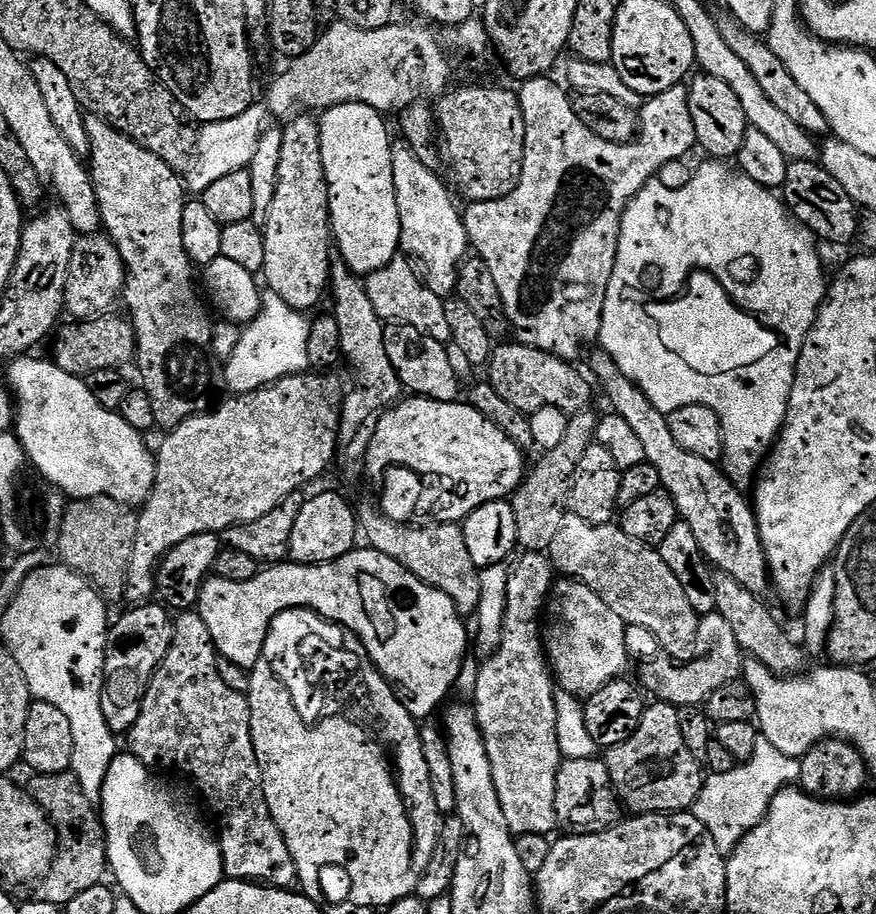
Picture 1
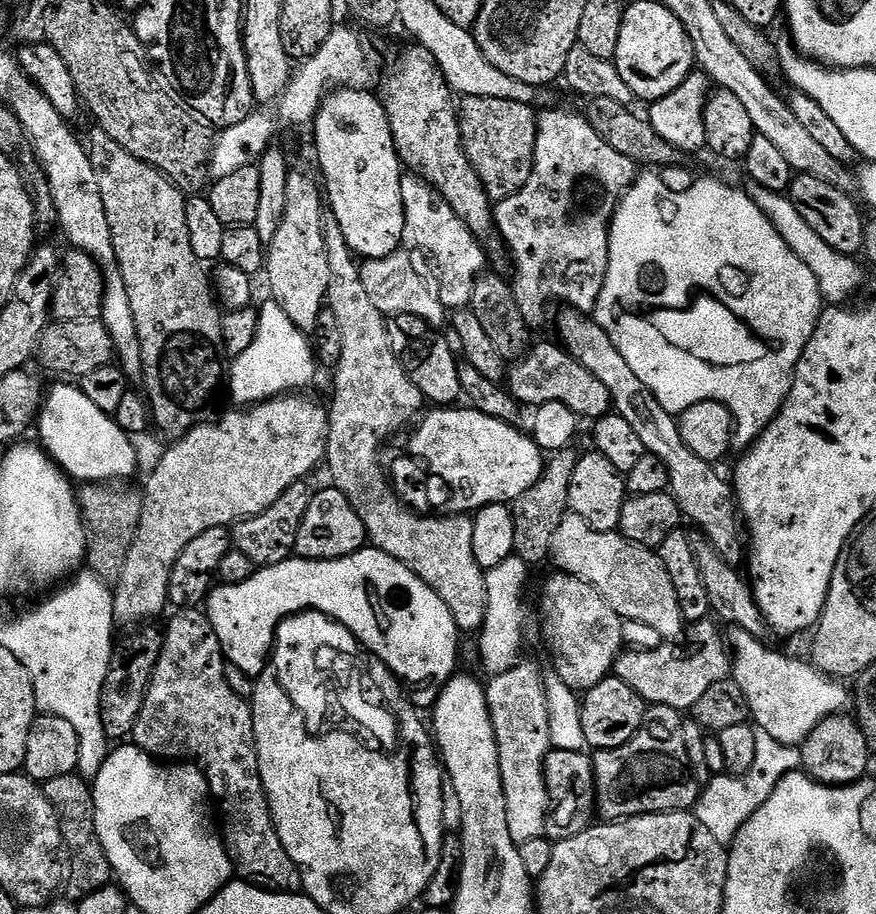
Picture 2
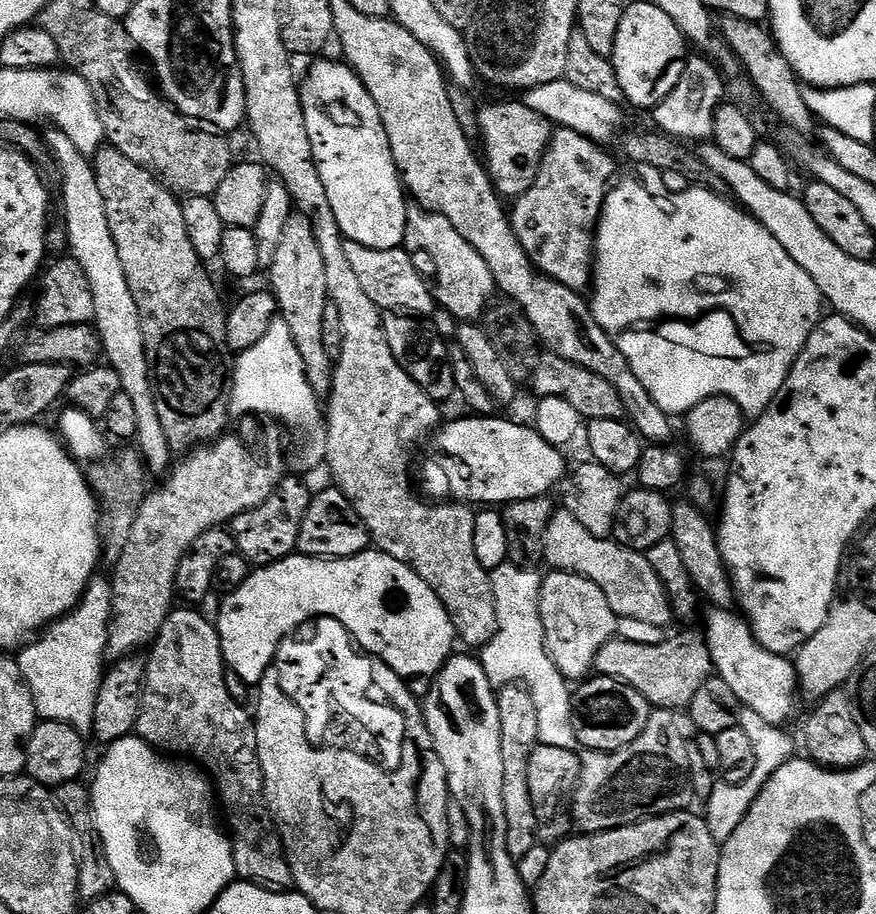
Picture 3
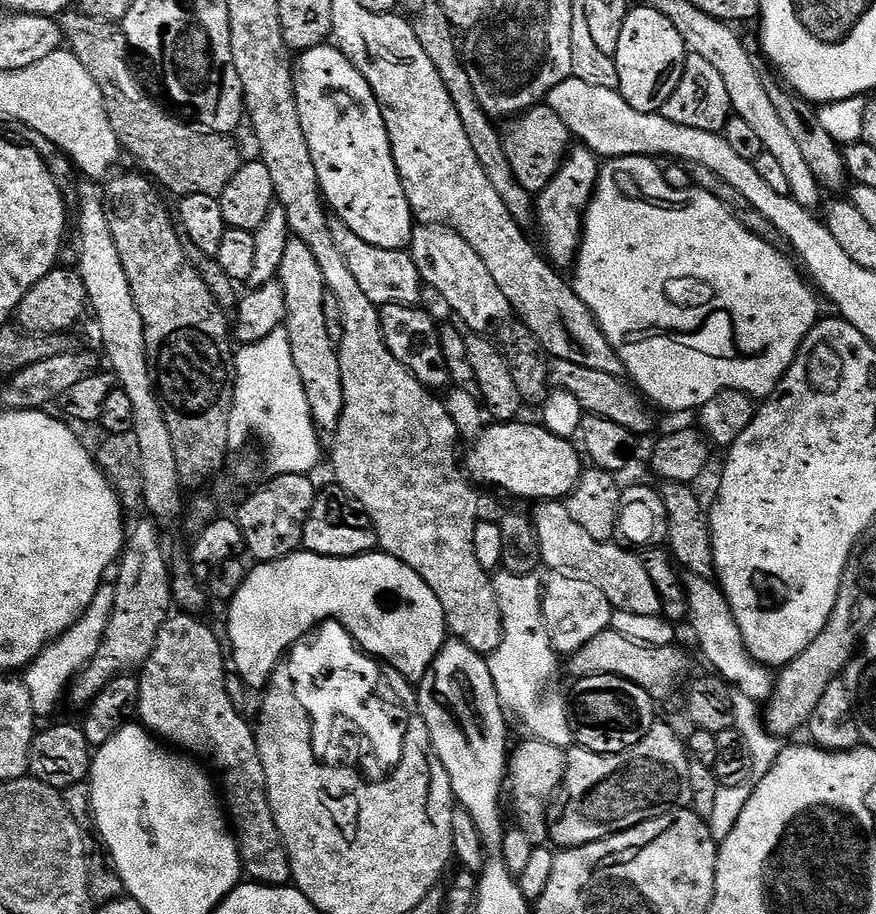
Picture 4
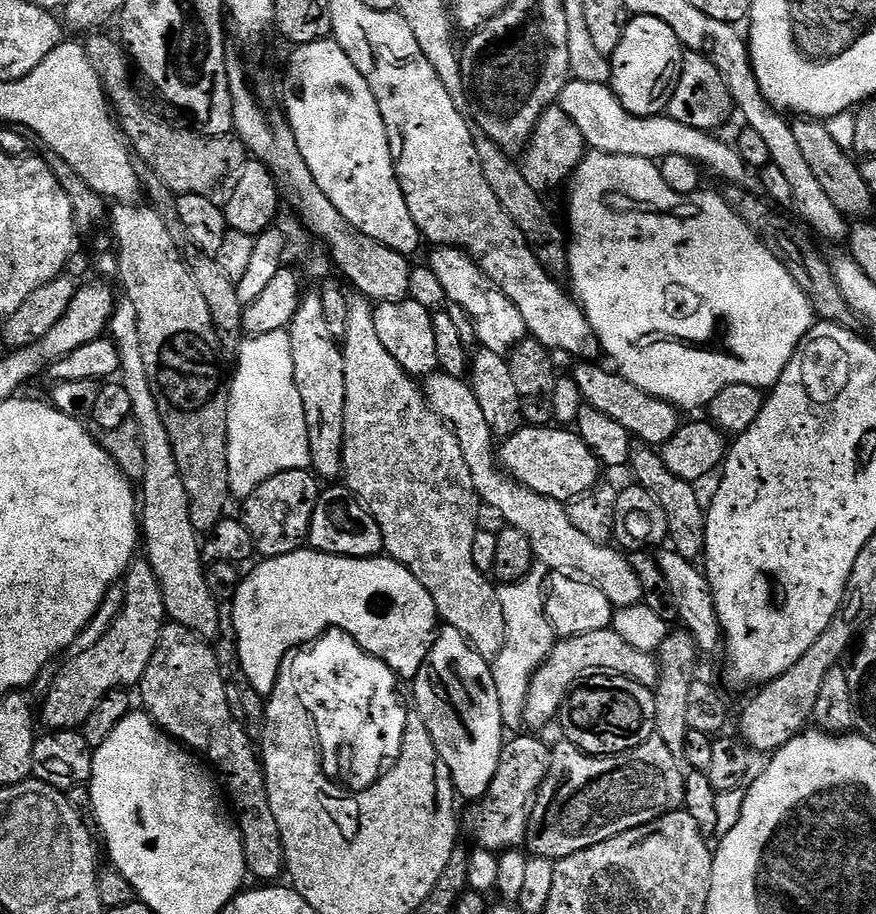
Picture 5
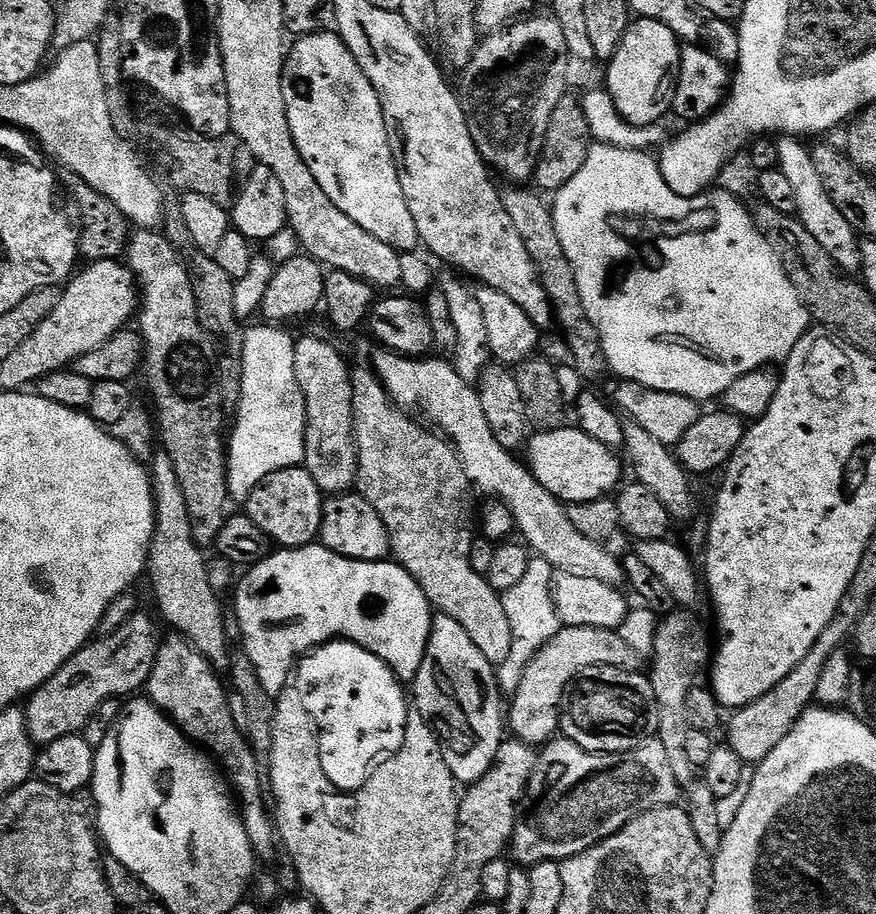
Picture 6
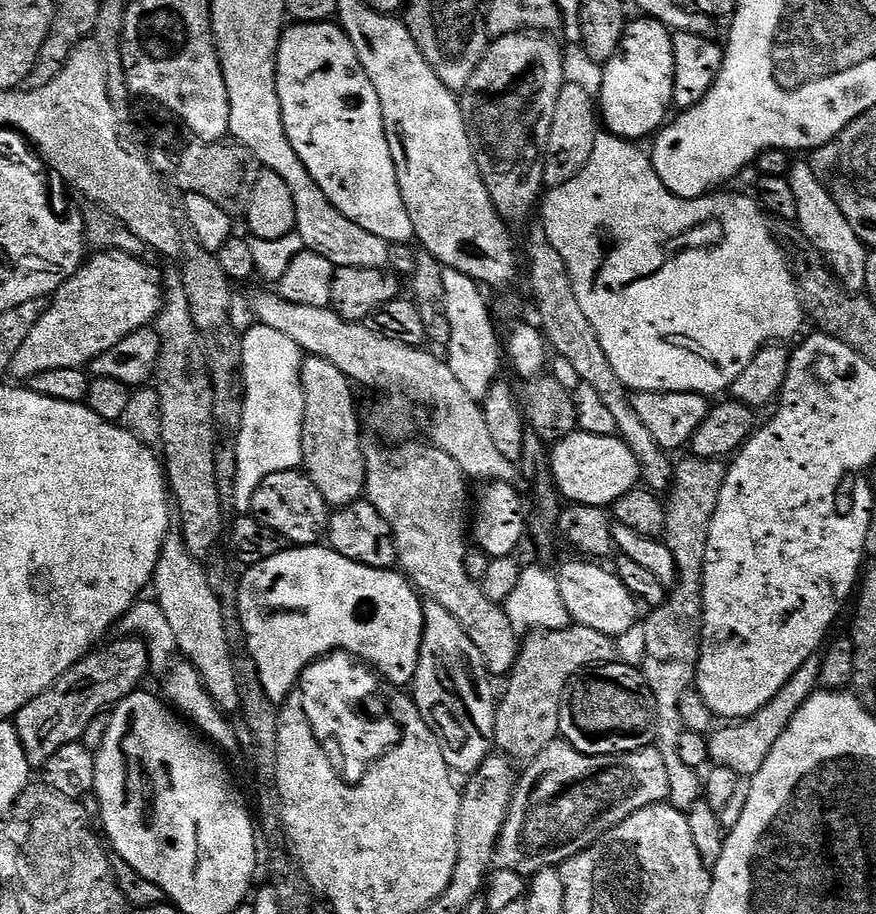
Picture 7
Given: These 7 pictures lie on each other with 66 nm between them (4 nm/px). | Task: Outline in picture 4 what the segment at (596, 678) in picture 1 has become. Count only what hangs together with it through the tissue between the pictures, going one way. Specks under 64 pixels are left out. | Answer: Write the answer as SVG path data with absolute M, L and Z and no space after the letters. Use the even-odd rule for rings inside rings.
M549 571L543 577L544 586L544 617L546 630L550 630L550 642L561 657L568 658L582 650L590 638L598 638L598 634L609 631L613 627L612 603L594 586L578 578L566 578L566 574Z

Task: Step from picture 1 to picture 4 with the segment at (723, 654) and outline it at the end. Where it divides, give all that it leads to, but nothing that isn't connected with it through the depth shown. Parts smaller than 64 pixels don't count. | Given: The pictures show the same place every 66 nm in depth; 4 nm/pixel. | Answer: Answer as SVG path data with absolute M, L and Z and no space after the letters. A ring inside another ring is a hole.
M609 630L598 634L598 638L590 638L590 642L586 642L586 646L582 646L582 650L571 657L573 677L617 676L626 682L634 682L634 686L642 686L653 702L666 699L675 690L676 683L688 672L687 654L668 644L639 644L616 631Z

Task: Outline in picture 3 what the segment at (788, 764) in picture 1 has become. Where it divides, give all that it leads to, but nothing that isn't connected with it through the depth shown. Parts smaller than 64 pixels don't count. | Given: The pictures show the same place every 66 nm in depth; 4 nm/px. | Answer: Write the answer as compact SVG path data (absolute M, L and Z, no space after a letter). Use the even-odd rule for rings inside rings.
M741 707L738 727L746 730L746 735L750 737L750 742L754 742L756 761L754 762L754 771L751 772L750 778L746 778L744 784L717 783L716 789L712 791L710 798L706 801L706 808L708 808L706 819L710 826L710 834L714 834L716 843L721 846L728 841L730 834L734 834L734 830L738 830L738 826L742 822L742 818L746 818L750 806L754 806L762 786L766 786L768 779L778 770L782 770L782 766L790 763L798 752L797 737L795 740L790 733L784 732L788 730L785 730L781 725L766 722L766 718L761 718L759 714L754 714L754 710Z

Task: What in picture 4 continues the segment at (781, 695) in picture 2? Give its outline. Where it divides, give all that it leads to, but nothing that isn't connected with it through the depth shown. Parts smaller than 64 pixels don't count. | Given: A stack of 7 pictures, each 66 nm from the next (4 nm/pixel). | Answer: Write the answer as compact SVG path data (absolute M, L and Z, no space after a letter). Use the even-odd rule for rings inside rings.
M689 575L683 577L683 582L684 591L688 593L687 623L692 624L692 632L700 643L700 652L712 667L709 669L735 691L746 694L746 698L754 698L757 702L767 701L774 687L773 669L767 664L759 664L746 650L742 642L742 630L738 622L734 622L719 583L704 576Z

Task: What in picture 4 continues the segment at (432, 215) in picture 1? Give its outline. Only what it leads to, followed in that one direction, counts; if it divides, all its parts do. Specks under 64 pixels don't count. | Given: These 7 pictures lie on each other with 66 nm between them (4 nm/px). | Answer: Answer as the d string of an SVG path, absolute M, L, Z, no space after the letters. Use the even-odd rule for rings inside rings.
M420 224L413 227L410 255L420 272L421 281L450 302L453 317L469 333L491 333L513 315L511 302L506 294L502 294L502 290L498 290L498 282L494 282L490 270L486 270L486 262L482 262L474 246L470 246L470 242L466 242L466 238L454 230L443 224Z

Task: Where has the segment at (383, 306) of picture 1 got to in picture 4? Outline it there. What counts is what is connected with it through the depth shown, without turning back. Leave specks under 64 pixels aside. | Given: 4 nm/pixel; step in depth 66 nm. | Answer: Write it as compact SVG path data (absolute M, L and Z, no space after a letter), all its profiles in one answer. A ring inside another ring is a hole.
M341 220L331 221L332 233L334 234L334 246L338 246L342 258L346 258L346 266L354 273L358 286L370 302L377 306L385 304L410 304L413 306L421 303L422 281L416 264L412 261L407 251L382 250L382 246L370 246L370 242L362 242L350 226L346 226Z

